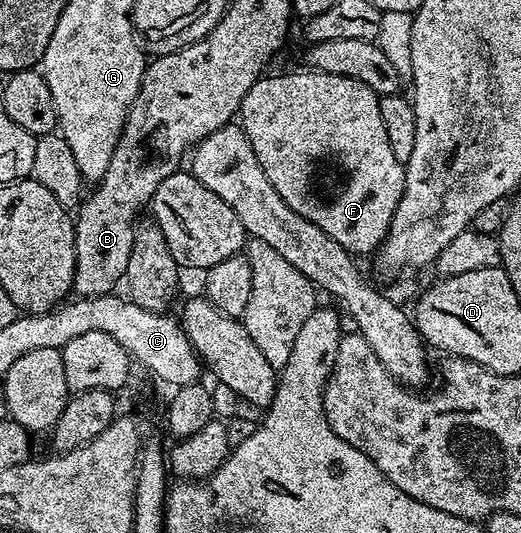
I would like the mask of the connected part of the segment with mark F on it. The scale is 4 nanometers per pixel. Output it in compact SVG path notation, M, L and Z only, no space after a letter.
M303 70L289 75L268 73L260 78L242 101L239 122L254 149L254 157L258 157L258 165L262 165L270 185L278 189L282 201L286 201L294 213L318 225L322 233L334 237L334 241L353 256L371 256L388 236L394 211L402 201L405 164L400 163L390 149L390 140L382 125L380 96L362 85L362 81Z

